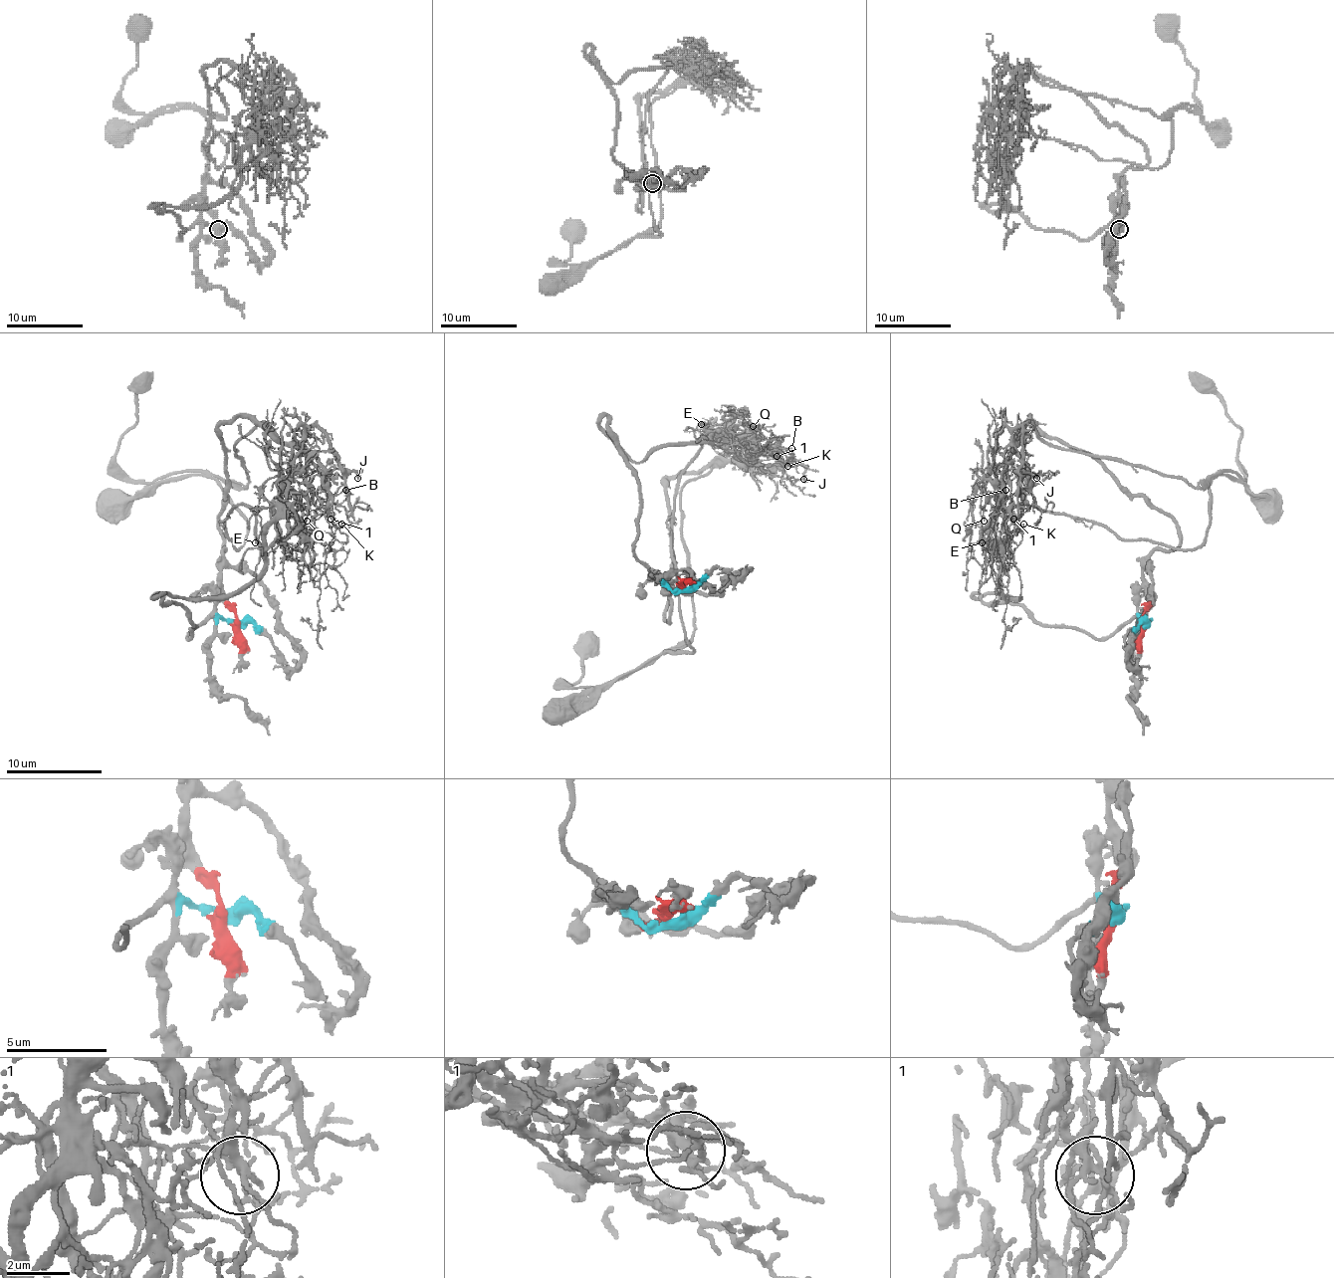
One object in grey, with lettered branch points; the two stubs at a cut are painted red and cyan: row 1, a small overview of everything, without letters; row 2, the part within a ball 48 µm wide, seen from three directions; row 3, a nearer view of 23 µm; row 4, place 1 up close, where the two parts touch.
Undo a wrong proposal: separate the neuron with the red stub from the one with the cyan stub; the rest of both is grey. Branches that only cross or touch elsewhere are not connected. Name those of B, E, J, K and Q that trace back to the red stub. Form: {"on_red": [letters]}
{"on_red": ["B", "J", "K"]}

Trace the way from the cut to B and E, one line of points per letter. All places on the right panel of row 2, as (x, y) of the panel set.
B: (1144, 626), (1144, 561), (1180, 542), (1171, 516), (1087, 454), (1046, 445), (1027, 423), (1001, 473), (1005, 490)
E: (1144, 626), (1130, 618), (1092, 638), (1039, 626), (1020, 599), (1001, 592), (999, 549), (985, 532), (982, 542)

